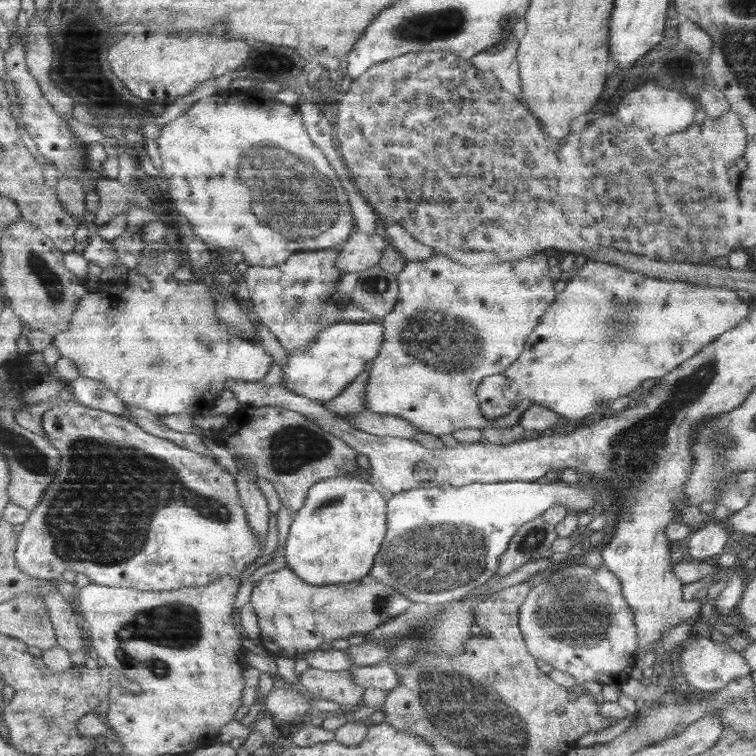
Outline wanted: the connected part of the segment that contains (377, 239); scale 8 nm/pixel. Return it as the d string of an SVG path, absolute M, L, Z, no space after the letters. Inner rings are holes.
M357 229L349 242L341 246L337 265L343 270L343 274L348 272L360 274L377 267L385 257L385 250L390 244L391 241L386 235Z

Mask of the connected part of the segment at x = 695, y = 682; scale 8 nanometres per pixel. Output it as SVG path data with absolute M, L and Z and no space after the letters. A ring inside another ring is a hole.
M695 635L694 640L690 640L690 642L686 640L682 644L684 650L682 650L680 662L678 662L682 669L681 674L685 678L685 684L699 688L702 695L717 692L734 679L748 676L752 672L748 668L746 660L736 650L730 648L728 643L712 641L712 639Z

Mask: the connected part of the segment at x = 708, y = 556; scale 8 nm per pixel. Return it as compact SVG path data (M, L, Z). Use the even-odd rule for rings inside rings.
M708 521L689 534L688 551L683 557L696 564L708 563L723 554L730 532L724 521Z

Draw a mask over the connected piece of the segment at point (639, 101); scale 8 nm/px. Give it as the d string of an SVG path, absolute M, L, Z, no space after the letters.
M646 82L638 90L626 94L617 109L617 116L624 124L637 126L654 136L667 138L668 135L684 132L694 123L694 114L698 109L695 98L658 86L655 82Z

